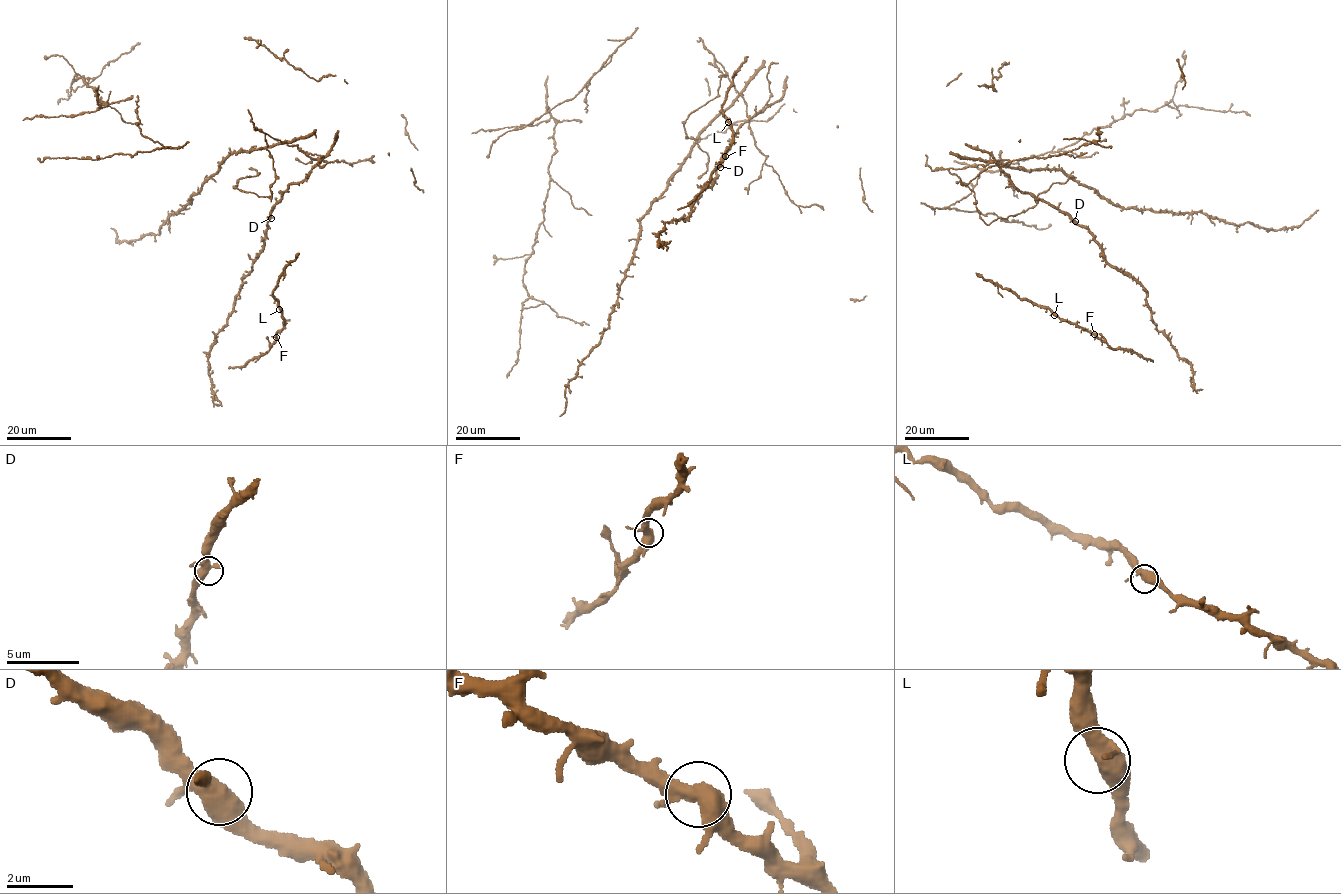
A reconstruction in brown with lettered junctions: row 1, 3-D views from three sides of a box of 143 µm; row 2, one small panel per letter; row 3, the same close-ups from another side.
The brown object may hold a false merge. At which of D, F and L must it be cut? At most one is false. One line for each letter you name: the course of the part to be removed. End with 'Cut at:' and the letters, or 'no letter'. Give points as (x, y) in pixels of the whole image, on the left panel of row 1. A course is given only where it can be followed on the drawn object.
Cut at: no letter

